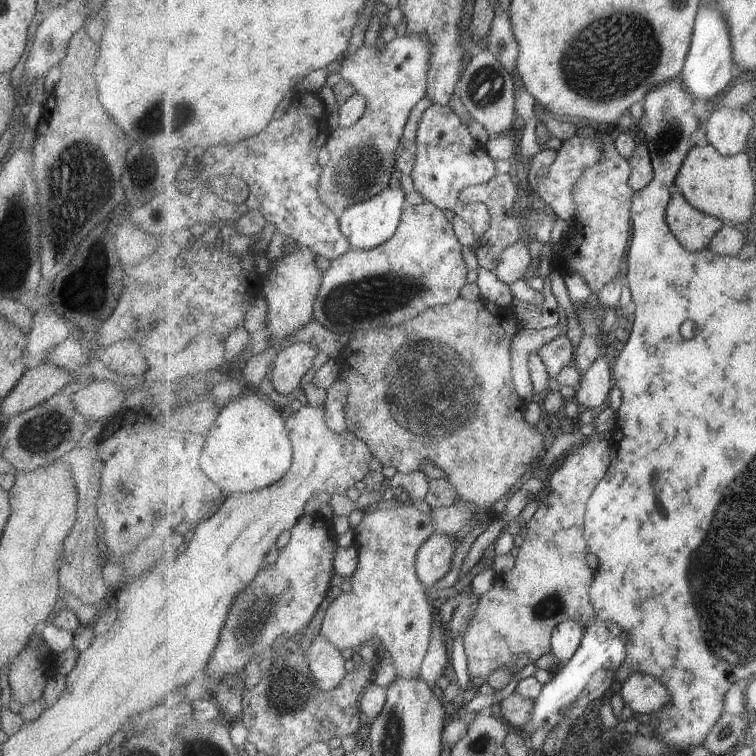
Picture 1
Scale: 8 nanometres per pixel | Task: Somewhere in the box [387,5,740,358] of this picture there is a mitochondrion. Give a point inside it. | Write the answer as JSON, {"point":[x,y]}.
{"point":[622,56]}

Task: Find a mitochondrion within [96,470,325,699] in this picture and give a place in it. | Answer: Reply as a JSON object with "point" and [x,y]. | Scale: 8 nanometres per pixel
{"point":[263,611]}

